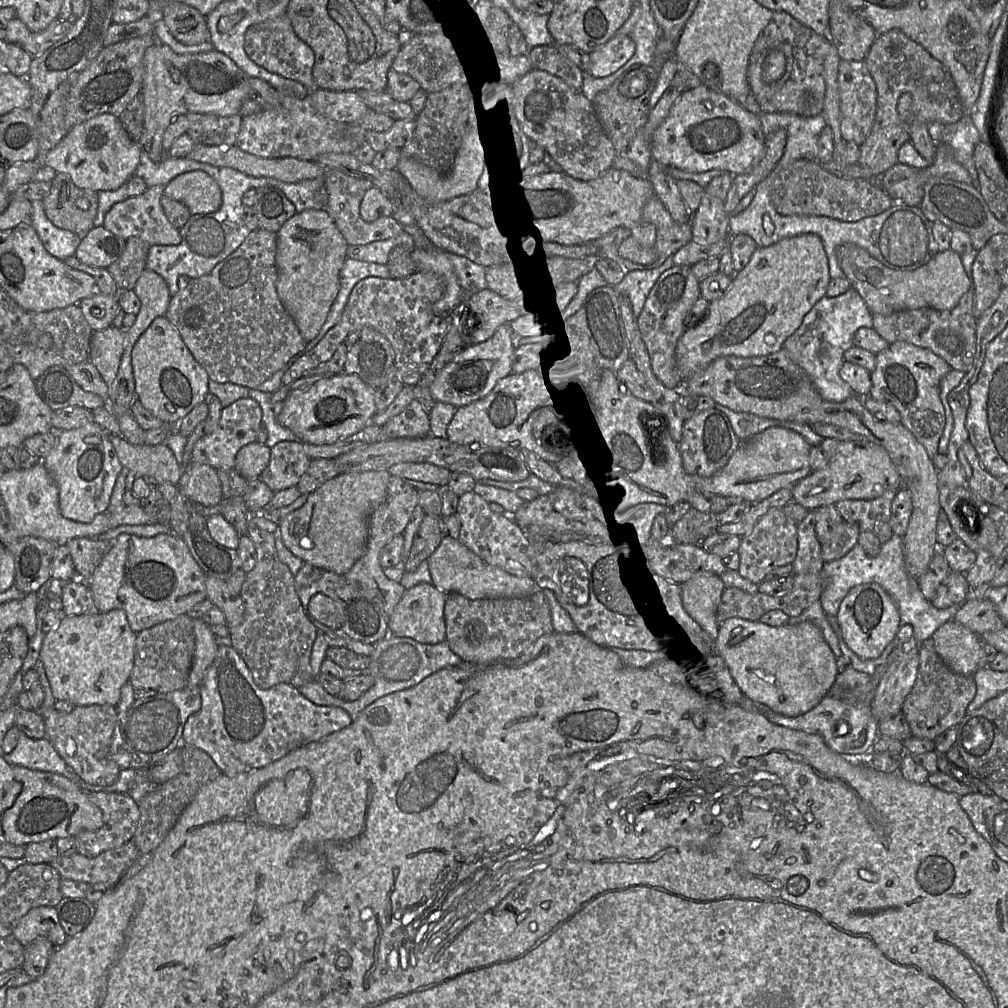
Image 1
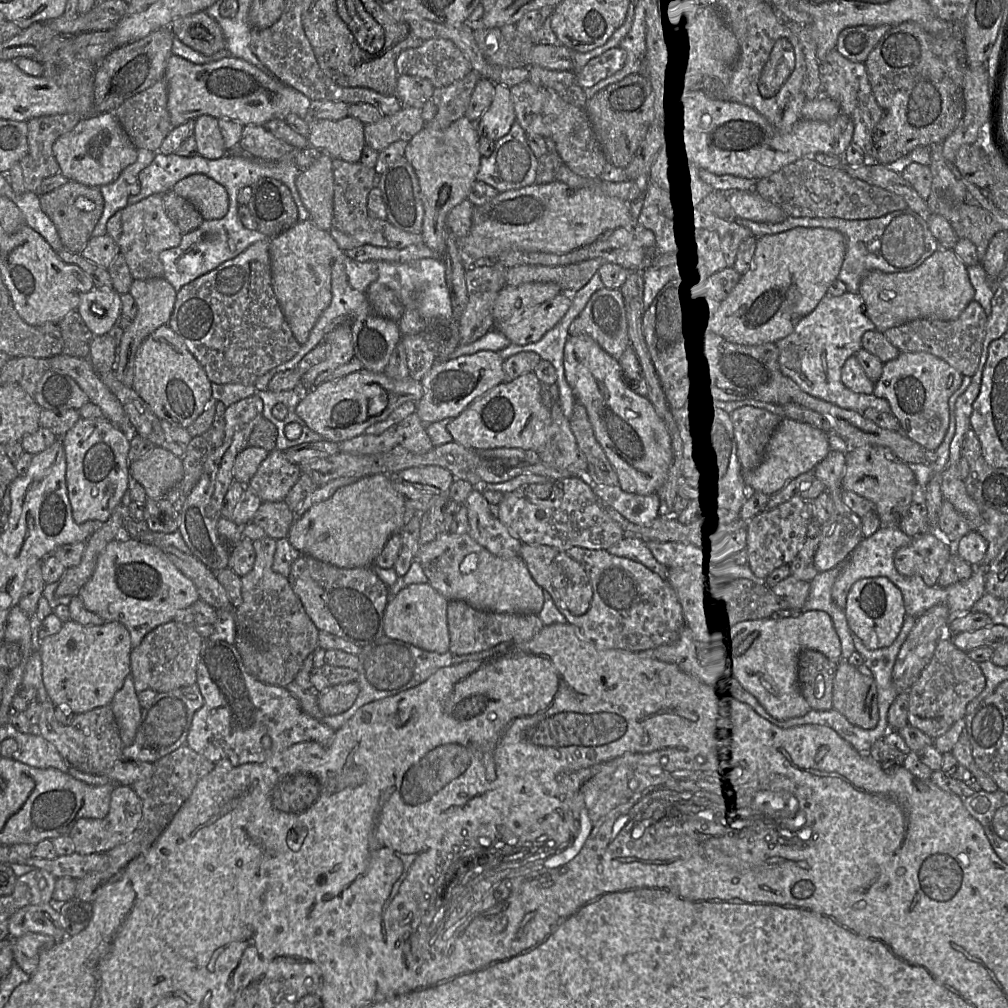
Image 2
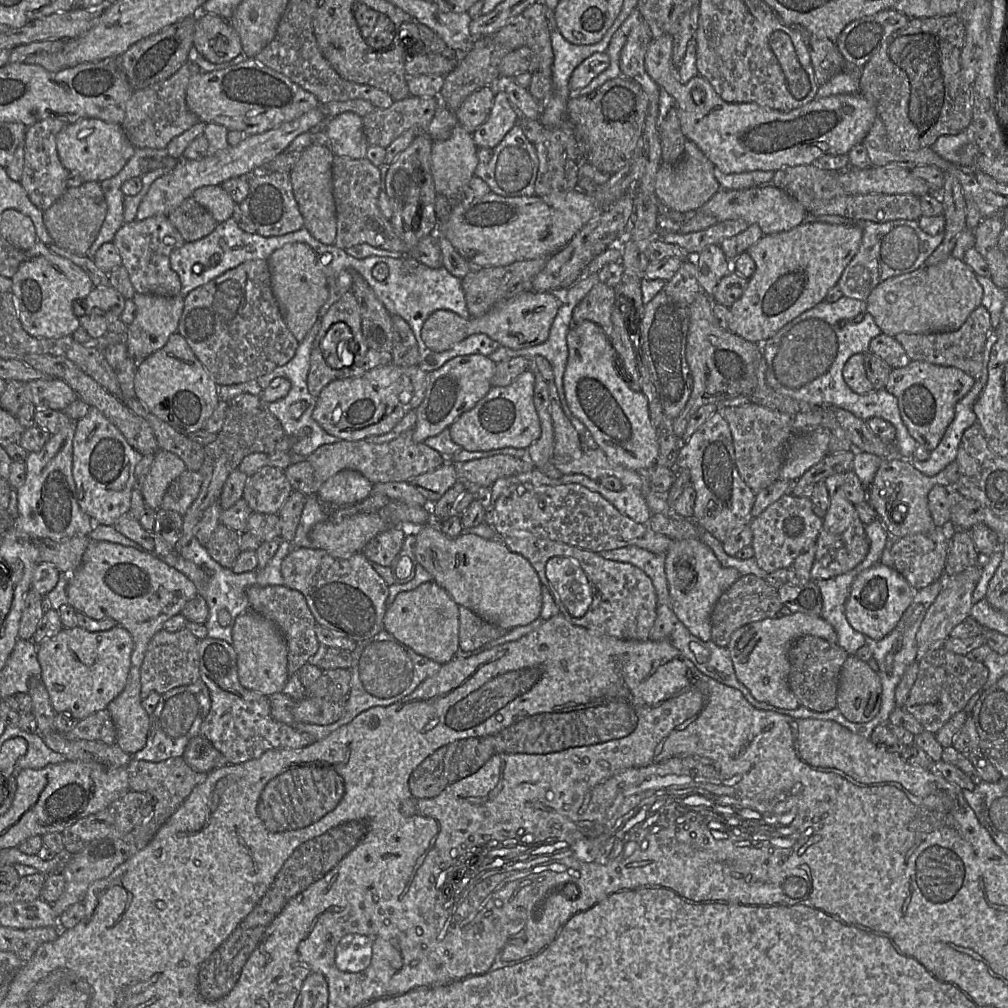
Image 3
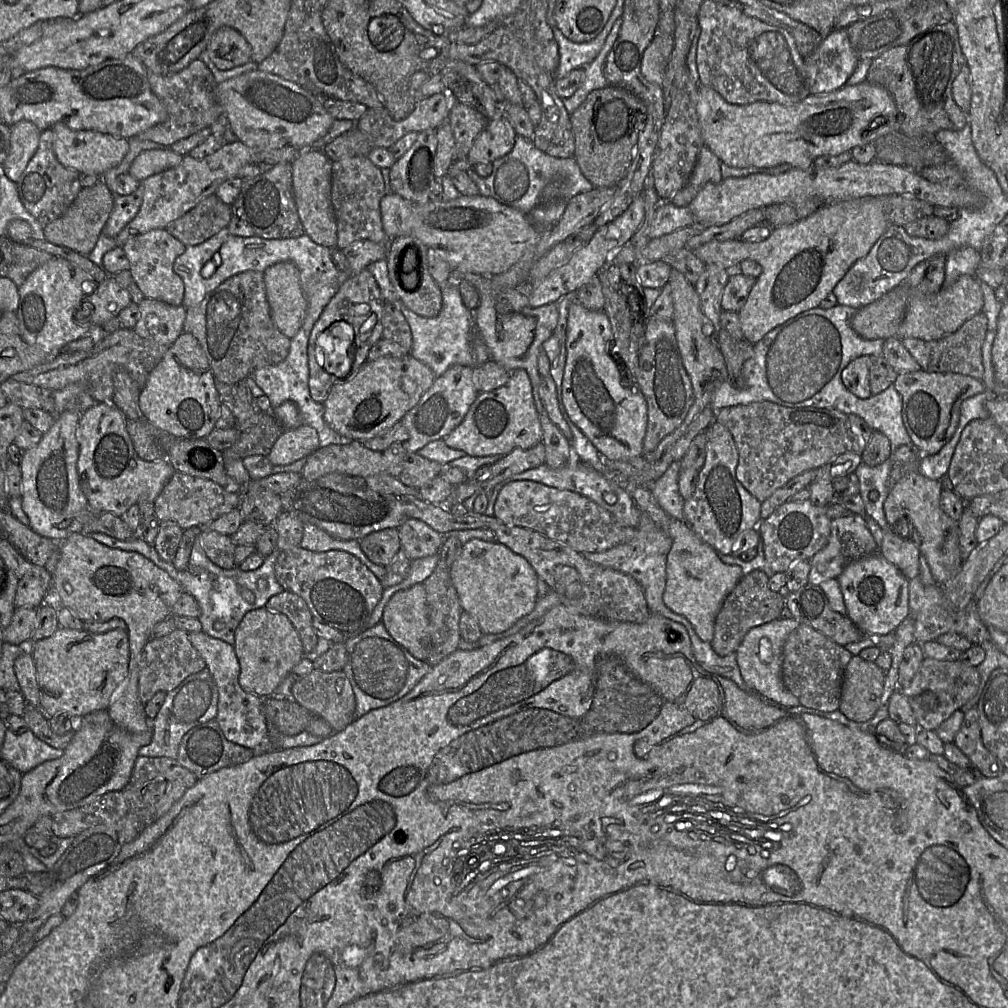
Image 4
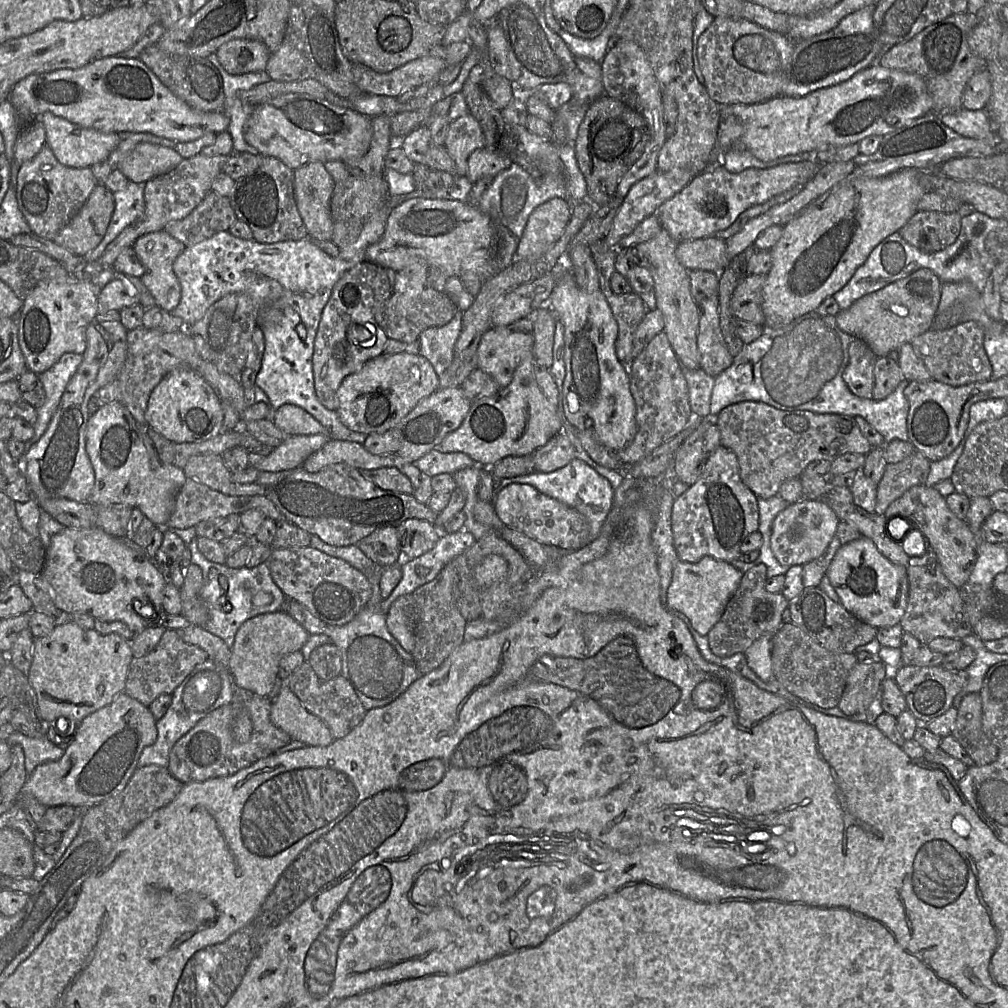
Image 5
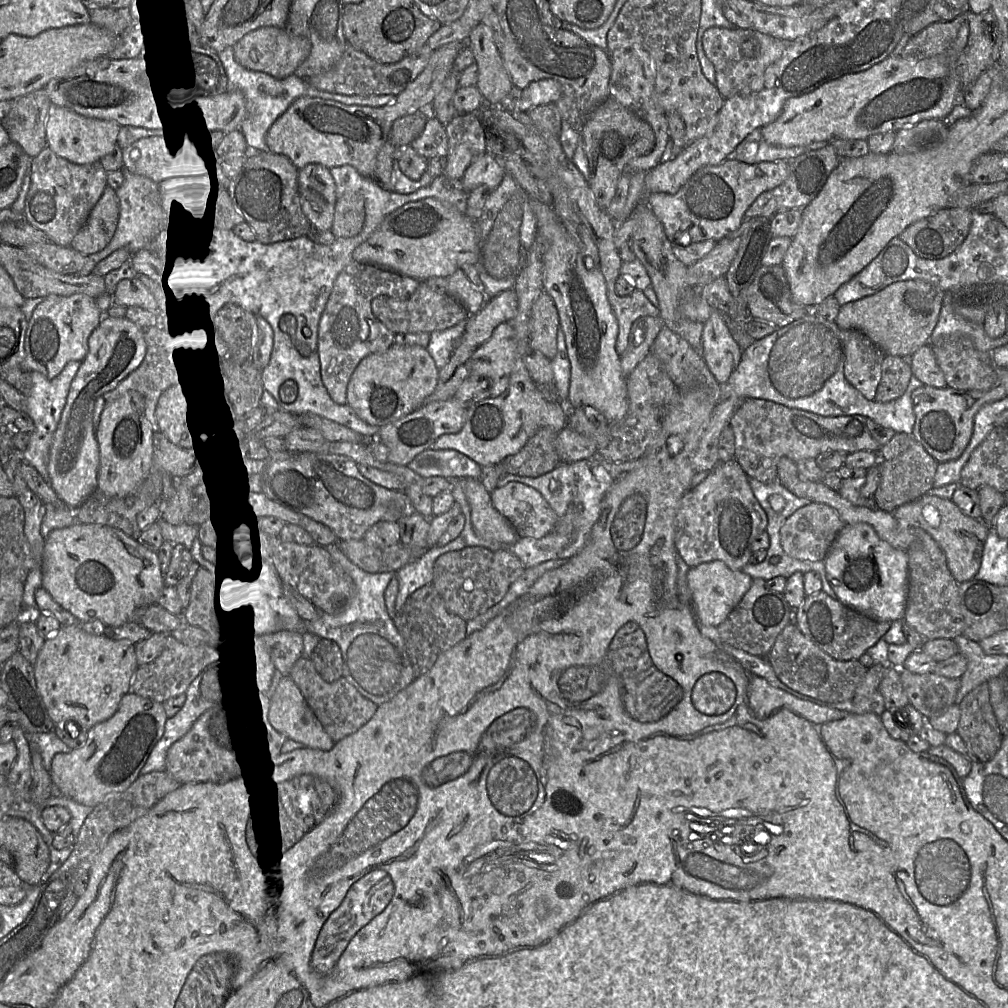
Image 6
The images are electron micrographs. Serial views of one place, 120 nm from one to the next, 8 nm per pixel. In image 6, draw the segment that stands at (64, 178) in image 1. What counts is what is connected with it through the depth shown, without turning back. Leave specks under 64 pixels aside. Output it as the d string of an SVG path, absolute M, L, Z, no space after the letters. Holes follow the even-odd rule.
M107 186L69 247L85 256L101 251L115 233L118 216L119 201L116 191Z

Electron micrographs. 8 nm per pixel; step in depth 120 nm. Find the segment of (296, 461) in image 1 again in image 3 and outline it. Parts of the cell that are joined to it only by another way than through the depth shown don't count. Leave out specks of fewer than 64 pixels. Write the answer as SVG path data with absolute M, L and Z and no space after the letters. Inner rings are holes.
M263 466L248 477L243 499L252 512L277 514L293 489L285 475L285 469Z

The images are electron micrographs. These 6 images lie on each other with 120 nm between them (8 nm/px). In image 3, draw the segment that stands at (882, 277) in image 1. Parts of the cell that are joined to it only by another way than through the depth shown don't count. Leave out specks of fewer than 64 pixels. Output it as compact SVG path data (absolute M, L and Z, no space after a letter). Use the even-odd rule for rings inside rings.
M948 256L935 264L923 264L918 269L880 282L869 294L867 311L873 316L881 331L889 336L899 333L933 334L952 332L959 329L973 310L981 305L983 289L976 279L976 274L962 260Z

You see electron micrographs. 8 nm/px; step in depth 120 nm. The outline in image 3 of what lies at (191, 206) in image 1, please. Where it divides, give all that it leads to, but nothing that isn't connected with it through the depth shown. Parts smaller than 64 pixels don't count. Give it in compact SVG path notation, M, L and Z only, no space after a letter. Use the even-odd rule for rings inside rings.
M209 185L194 191L192 198L205 207L221 223L231 218L237 204L220 185Z

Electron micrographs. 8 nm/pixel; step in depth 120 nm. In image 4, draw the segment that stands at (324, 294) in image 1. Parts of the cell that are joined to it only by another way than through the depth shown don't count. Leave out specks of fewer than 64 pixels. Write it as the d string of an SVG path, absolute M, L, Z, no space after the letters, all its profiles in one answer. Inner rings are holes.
M278 262L264 271L264 282L272 321L291 339L298 333L307 310L300 271L293 262Z

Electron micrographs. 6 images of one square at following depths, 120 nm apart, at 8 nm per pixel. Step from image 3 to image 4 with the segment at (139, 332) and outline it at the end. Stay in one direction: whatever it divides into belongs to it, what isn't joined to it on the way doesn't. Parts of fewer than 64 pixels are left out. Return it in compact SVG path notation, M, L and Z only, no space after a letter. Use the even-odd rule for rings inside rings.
M145 297L138 306L139 318L133 330L140 337L170 346L184 332L183 325L187 309L183 305L172 306L163 301Z

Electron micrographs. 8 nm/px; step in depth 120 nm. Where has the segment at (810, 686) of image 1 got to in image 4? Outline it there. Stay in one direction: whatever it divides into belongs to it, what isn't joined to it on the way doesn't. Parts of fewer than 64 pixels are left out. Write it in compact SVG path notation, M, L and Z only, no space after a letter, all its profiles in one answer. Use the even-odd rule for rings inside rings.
M795 618L776 619L751 628L743 637L736 653L736 661L746 684L761 695L784 707L796 707L801 703L784 685L782 680L782 651L788 635L801 623Z

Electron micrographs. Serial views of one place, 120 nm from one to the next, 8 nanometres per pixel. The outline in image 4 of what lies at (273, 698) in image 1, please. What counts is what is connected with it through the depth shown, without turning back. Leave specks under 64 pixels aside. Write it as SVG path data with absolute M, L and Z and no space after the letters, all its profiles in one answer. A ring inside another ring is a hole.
M203 631L190 632L189 639L211 673L219 692L216 721L227 740L244 746L256 754L274 750L266 717L263 699L246 692L239 684L240 664L233 645L213 638Z

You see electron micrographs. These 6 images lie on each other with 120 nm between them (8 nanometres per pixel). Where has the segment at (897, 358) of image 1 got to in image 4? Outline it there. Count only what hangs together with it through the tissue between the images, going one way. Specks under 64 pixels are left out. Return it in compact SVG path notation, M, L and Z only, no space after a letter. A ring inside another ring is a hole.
M923 369L899 374L893 385L902 398L906 431L922 455L936 454L950 441L959 423L962 402L986 389L981 380L971 376L953 372L927 372Z

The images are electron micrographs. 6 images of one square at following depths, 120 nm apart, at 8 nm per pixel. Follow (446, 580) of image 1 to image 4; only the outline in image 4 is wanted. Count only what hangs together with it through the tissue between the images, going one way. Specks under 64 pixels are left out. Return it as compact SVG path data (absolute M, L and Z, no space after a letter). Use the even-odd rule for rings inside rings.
M407 519L399 528L400 544L410 560L438 554L443 535L422 520ZM473 538L463 544L450 570L463 611L479 624L483 634L508 630L531 613L538 599L538 576L529 562L496 540Z

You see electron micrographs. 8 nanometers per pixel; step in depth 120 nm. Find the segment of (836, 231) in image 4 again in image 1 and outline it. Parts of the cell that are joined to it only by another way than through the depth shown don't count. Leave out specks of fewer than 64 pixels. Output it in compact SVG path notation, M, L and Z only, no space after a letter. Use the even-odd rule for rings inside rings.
M812 233L757 247L748 264L734 273L729 289L710 302L705 317L679 338L675 356L685 381L721 356L756 357L778 352L804 316L827 293L831 280L821 238Z

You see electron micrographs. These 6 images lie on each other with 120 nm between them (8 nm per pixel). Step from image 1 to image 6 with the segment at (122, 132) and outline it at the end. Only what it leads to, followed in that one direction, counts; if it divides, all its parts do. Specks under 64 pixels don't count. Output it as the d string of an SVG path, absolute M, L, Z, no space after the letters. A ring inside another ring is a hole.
M52 104L46 120L47 148L74 164L86 165L99 162L117 145L120 128L121 126L115 121L88 118Z

